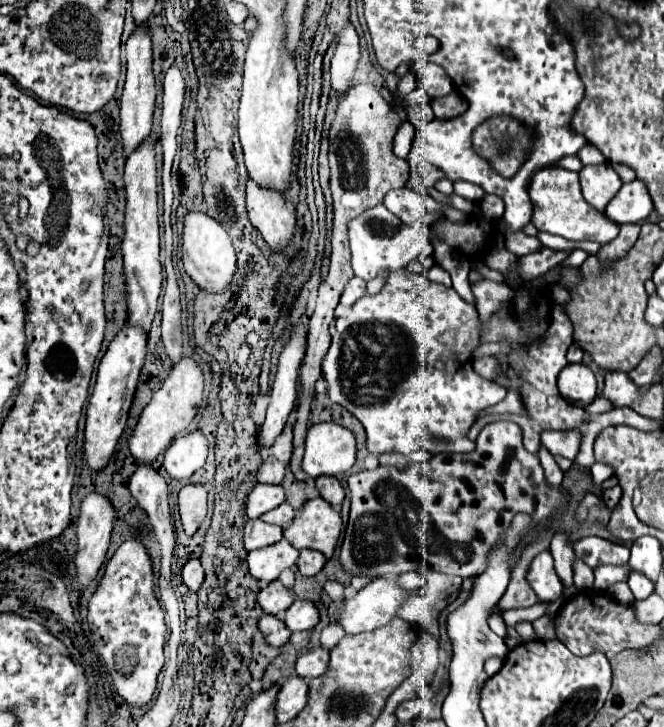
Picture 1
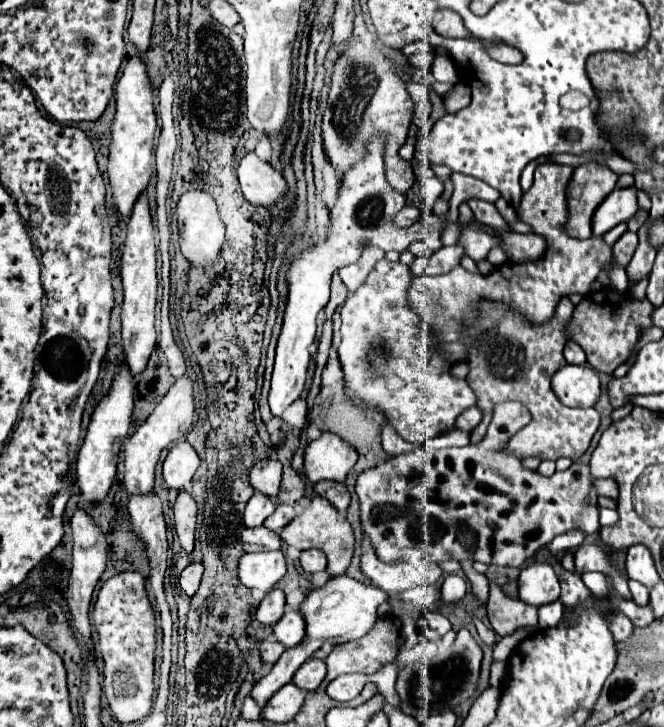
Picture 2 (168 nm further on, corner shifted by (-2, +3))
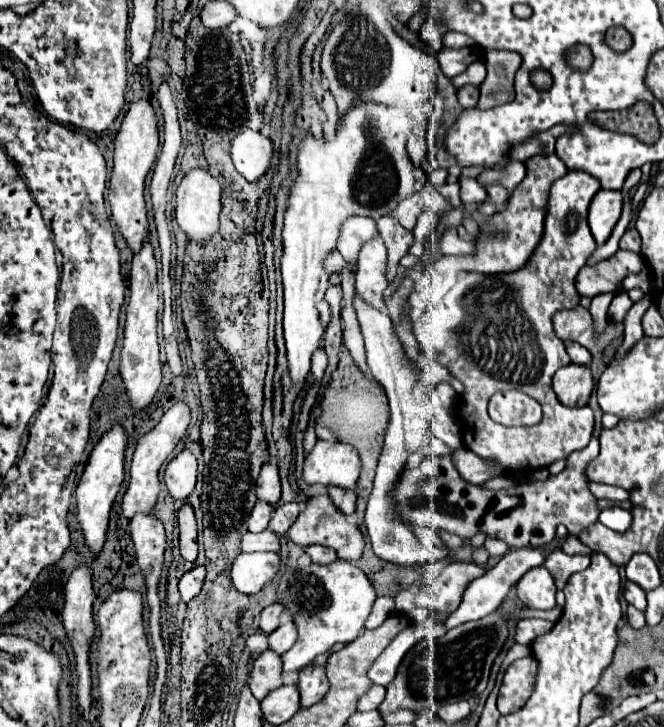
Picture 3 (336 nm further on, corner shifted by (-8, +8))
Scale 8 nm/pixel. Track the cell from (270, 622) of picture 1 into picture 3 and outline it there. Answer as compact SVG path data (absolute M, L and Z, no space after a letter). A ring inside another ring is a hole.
M270 649L260 653L260 657L252 663L250 681L252 695L262 701L272 689L282 685L282 657L272 653Z

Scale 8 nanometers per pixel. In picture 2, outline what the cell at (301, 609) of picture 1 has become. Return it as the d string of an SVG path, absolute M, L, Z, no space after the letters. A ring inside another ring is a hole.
M286 610L286 614L274 626L276 640L282 642L286 648L302 642L304 632L306 632L306 622L298 610Z

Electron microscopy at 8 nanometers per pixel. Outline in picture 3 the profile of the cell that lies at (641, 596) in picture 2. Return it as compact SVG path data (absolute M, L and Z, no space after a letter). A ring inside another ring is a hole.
M626 581L626 583L624 583L624 589L622 589L622 595L624 595L624 599L628 601L628 605L632 605L632 607L636 607L636 609L640 609L640 611L646 609L646 593L644 593L644 589L640 589L636 583Z

